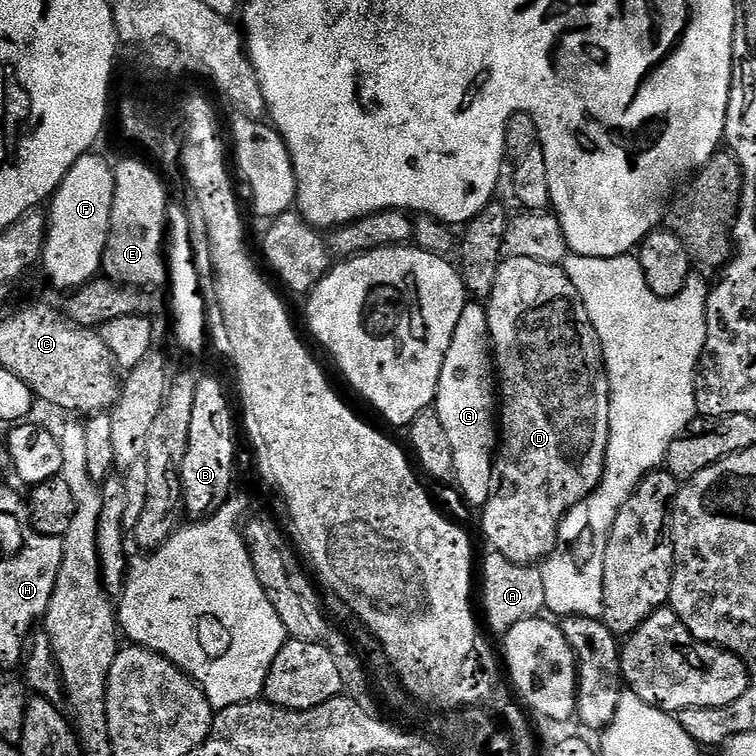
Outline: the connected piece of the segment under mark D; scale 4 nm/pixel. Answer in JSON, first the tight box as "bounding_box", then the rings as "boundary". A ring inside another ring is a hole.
{"bounding_box":[479,258,610,565],"boundary":[[[534,258],[501,259],[494,279],[493,292],[486,301],[488,321],[490,322],[490,338],[494,367],[498,377],[498,447],[492,462],[492,481],[490,482],[490,498],[479,513],[480,524],[484,527],[484,536],[488,539],[488,548],[499,556],[510,558],[515,564],[539,565],[552,551],[556,544],[556,531],[562,518],[578,502],[582,502],[600,484],[604,473],[604,459],[608,449],[608,431],[610,430],[610,386],[608,371],[604,365],[604,351],[600,345],[598,334],[594,330],[594,322],[590,322],[590,314],[586,314],[586,306],[563,267],[553,263],[547,264]]]}

